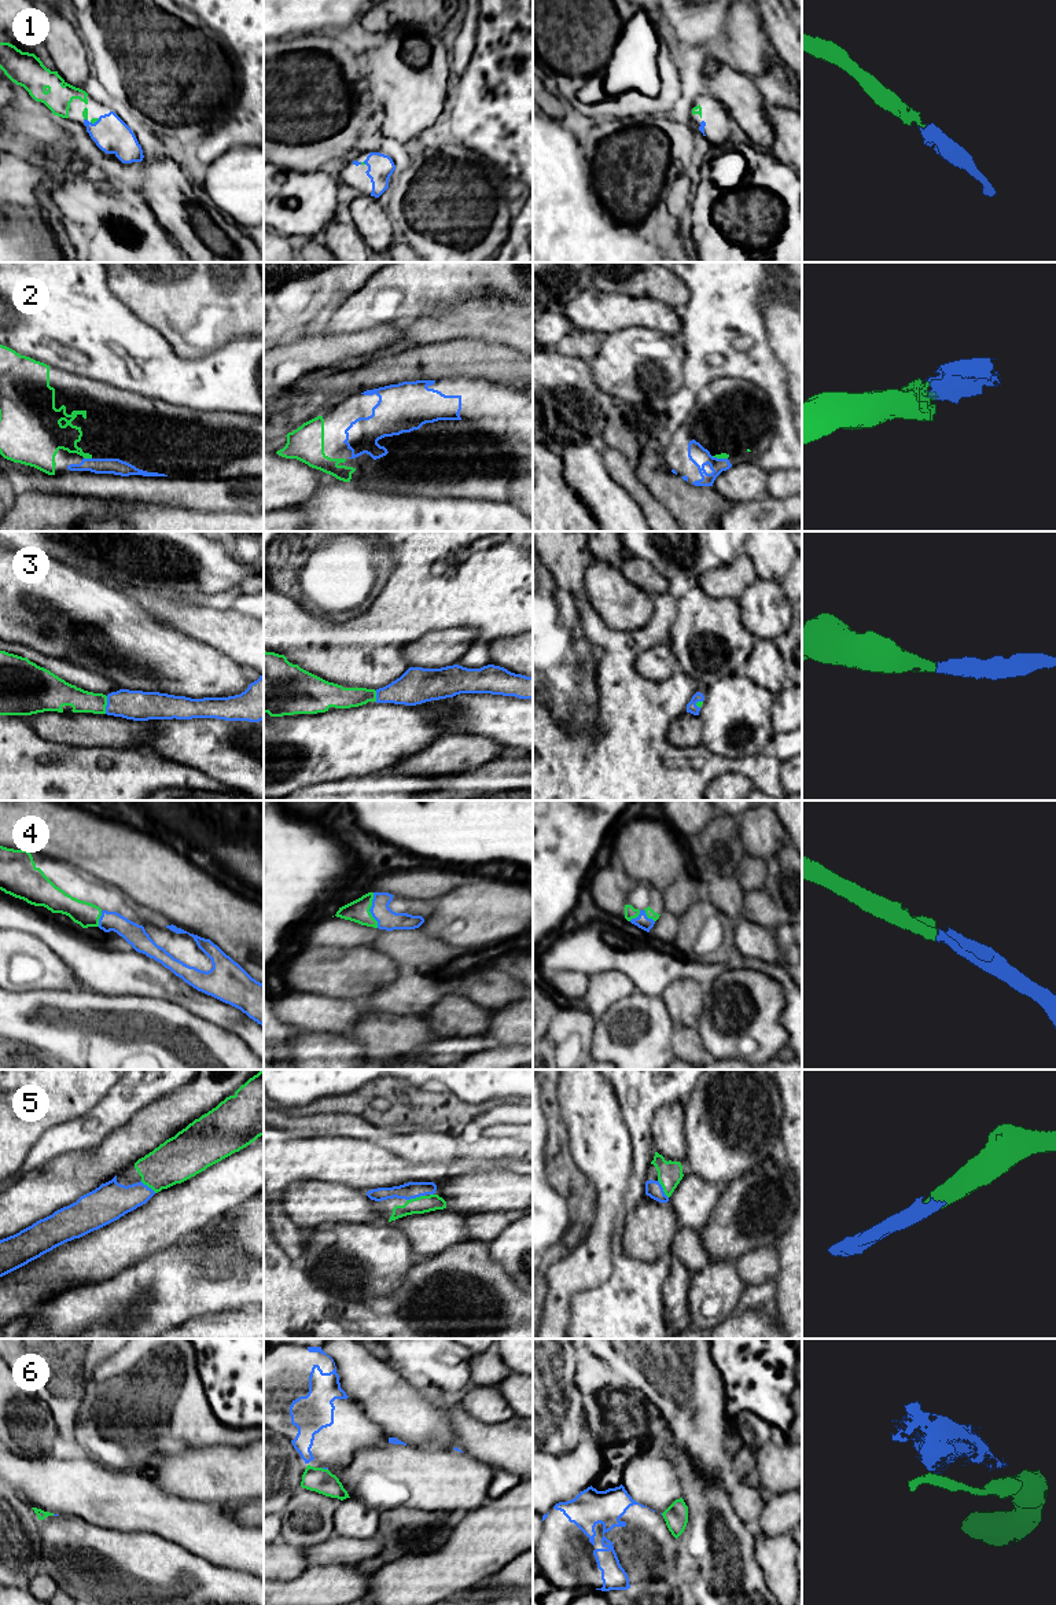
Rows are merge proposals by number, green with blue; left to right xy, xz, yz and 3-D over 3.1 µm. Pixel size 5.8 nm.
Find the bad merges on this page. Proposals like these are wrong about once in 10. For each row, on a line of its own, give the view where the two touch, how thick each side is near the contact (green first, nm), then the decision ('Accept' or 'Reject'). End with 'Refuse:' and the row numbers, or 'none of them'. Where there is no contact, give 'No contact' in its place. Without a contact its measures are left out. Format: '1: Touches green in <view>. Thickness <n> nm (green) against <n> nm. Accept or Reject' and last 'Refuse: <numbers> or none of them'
1: Touches green in xy. Thickness 30 nm (green) against 220 nm. Accept
2: Touches green in xy. Thickness 170 nm (green) against 100 nm. Accept
3: Touches green in xy. Thickness 140 nm (green) against 180 nm. Accept
4: Touches green in xz. Thickness 130 nm (green) against 120 nm. Accept
5: Touches green in xz. Thickness 100 nm (green) against 100 nm. Accept
6: Touches green in xz. Thickness 140 nm (green) against 20 nm. Reject
Refuse: 6

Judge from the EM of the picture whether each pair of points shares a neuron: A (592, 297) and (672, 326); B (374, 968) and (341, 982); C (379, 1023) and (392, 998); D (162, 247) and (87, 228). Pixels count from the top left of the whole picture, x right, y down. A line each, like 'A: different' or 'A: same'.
A: same
B: same
C: different
D: same

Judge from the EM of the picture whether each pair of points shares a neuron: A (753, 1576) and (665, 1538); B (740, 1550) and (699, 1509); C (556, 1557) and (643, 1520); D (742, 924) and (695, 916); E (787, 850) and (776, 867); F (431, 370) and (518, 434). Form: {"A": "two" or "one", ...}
{"A": "two", "B": "one", "C": "one", "D": "two", "E": "one", "F": "two"}

